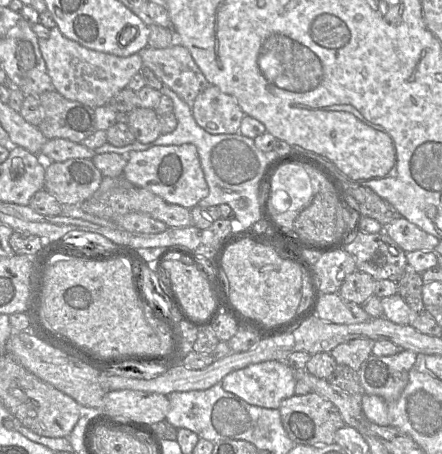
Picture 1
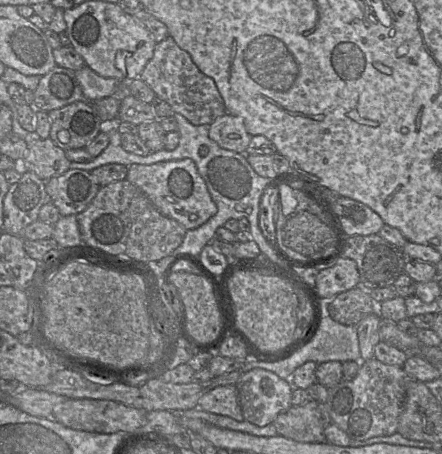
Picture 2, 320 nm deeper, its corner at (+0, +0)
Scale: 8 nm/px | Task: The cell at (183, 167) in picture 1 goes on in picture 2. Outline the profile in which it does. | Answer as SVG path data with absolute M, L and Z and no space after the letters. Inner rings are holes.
M192 159L160 161L154 164L132 164L126 180L139 188L163 215L176 220L186 230L195 229L217 213L206 183Z

